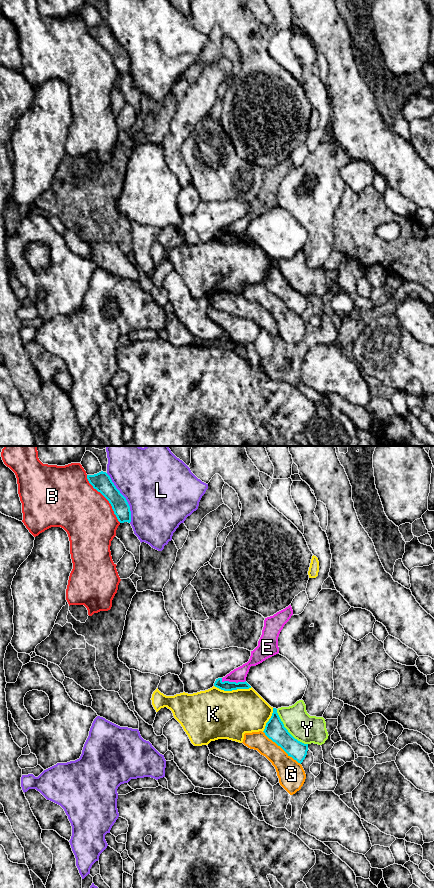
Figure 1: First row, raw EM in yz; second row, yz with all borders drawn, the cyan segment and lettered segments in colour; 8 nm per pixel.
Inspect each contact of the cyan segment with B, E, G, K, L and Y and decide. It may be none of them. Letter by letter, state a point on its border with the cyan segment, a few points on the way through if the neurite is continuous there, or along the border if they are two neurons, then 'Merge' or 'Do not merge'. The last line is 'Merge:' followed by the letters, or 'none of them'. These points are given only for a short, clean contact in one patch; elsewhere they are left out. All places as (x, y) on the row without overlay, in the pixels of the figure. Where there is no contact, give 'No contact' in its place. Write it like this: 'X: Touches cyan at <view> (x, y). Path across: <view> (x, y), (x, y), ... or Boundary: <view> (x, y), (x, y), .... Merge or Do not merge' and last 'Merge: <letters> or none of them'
B: Touches cyan at yz (105, 49). Do not merge
E: Touches cyan at yz (233, 234). Boundary: yz (221, 230), (223, 233), (243, 234), (245, 232). Do not merge
G: Touches cyan at yz (281, 299). Do not merge
K: Touches cyan at yz (233, 241). Do not merge
L: Touches cyan at yz (125, 50). Do not merge
Y: Touches cyan at yz (287, 282). Do not merge
Merge: none of them

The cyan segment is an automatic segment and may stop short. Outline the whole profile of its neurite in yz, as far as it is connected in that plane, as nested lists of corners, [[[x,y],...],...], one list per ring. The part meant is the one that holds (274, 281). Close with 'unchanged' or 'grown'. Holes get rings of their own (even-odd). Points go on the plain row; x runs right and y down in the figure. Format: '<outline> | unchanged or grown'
[[[273,260],[273,265],[269,273],[266,275],[263,283],[265,287],[280,298],[288,308],[292,309],[298,315],[302,315],[308,303],[308,296],[304,296],[295,291],[284,279],[277,261]]] | unchanged

